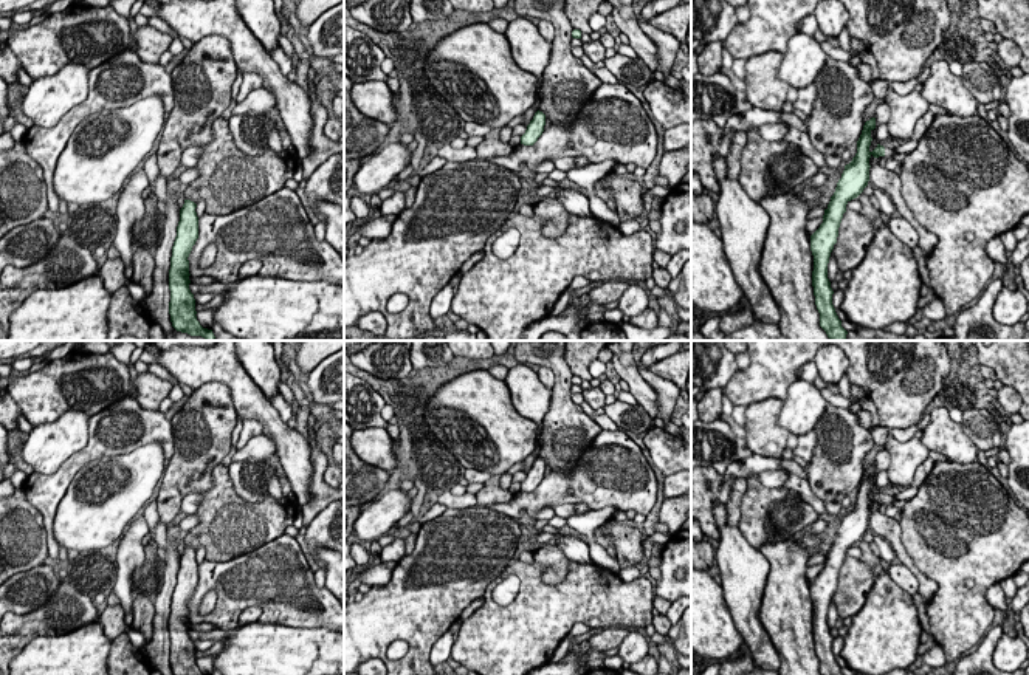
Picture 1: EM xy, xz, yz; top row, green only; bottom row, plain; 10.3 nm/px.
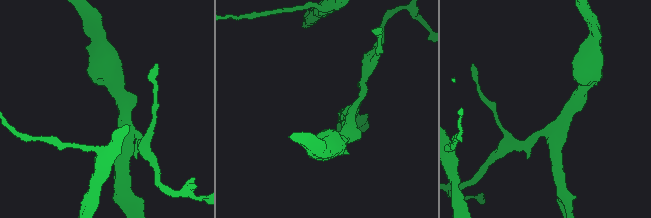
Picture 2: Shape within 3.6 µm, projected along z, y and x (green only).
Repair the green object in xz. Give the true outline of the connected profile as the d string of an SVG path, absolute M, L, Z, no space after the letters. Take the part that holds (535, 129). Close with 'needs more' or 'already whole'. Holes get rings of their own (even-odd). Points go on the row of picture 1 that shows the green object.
M538 110L530 124L527 125L525 133L521 136L521 144L533 146L542 135L544 125L545 125L545 115Z; already whole

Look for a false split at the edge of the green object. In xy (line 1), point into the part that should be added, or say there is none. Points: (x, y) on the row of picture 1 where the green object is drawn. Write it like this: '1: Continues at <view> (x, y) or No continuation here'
1: No continuation here

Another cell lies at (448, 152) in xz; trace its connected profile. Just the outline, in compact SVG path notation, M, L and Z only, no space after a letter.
M451 144L443 146L439 150L439 156L446 163L465 163L477 158L476 147L465 146L463 149L454 149Z

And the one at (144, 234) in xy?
M144 214L132 229L132 249L149 248L152 252L158 249L163 232L157 226L155 214Z

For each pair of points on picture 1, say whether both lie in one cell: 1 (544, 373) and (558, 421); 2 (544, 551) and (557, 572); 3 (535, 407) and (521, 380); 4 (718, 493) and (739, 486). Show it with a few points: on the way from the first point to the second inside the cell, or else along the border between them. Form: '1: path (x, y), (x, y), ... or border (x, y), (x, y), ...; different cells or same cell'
1: border (540, 364), (554, 373), (552, 389); different cells
2: path (549, 556), (557, 567); same cell
3: path (532, 401), (524, 386); same cell
4: border (746, 477), (738, 477), (733, 482), (726, 503); different cells

